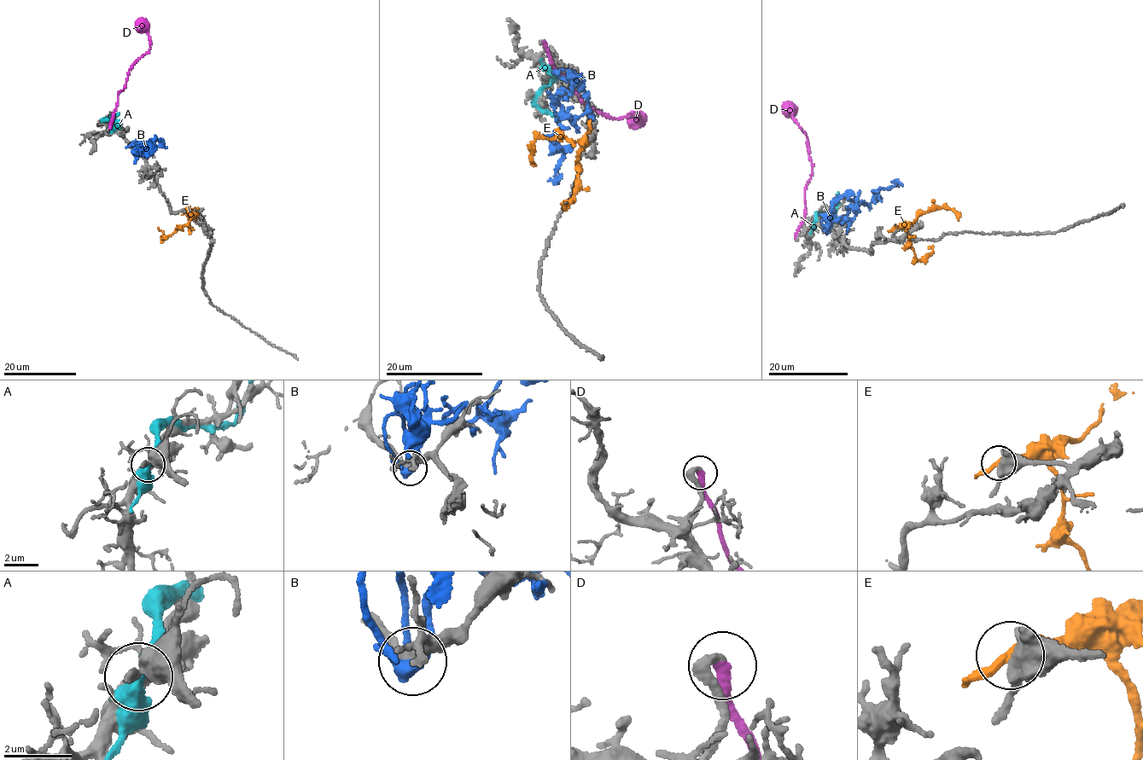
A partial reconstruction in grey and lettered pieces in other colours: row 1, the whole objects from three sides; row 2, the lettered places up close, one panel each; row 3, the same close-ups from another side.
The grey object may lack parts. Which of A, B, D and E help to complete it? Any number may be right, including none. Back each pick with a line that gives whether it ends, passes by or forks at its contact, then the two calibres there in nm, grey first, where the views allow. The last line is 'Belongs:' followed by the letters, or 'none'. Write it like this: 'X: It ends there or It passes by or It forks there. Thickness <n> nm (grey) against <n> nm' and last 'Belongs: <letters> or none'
D: It ends there. Thickness 280 nm (grey) against 340 nm
Belongs: D

